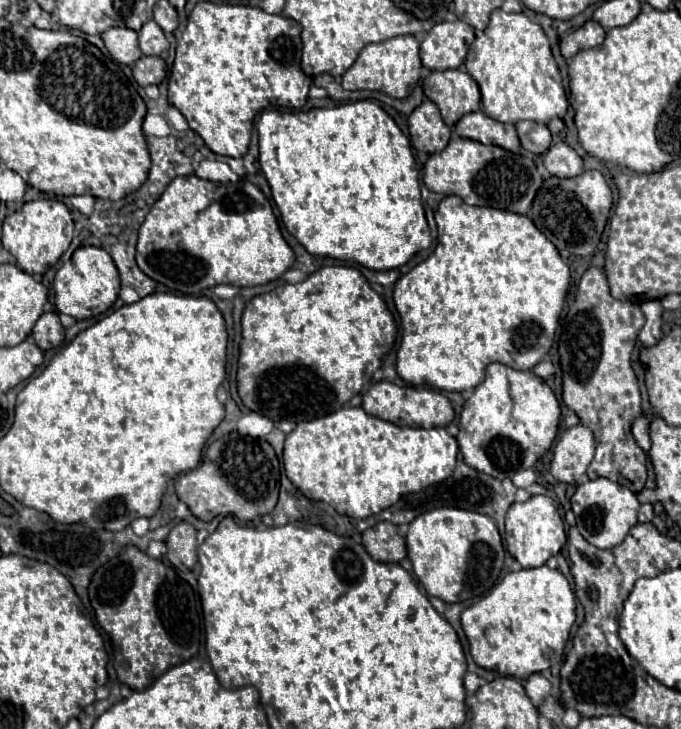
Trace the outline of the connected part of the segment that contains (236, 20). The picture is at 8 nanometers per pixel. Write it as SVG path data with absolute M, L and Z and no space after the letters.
M200 1L190 17L182 39L178 41L176 56L168 85L168 101L188 119L192 131L202 135L206 145L228 157L244 157L250 145L252 123L256 113L266 109L300 109L308 101L312 79L300 69L302 27L284 15L270 15L258 7Z

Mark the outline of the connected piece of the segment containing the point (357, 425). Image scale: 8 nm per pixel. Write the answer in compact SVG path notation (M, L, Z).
M342 407L326 417L302 421L284 443L286 477L308 499L330 503L340 515L354 519L376 515L402 495L448 479L456 457L458 443L446 429L398 427L368 415L362 407Z

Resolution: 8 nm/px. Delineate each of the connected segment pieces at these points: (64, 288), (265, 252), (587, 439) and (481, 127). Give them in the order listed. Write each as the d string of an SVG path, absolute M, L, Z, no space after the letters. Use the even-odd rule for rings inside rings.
M84 245L78 247L72 259L58 269L52 285L56 293L58 313L70 315L74 319L88 319L88 317L98 317L112 307L120 291L120 275L112 257L104 249Z
M196 175L172 179L162 197L146 215L136 247L138 267L150 279L186 295L200 295L204 289L216 287L218 283L230 283L236 287L264 285L282 277L294 265L294 259L294 251L280 233L280 225L270 201L254 183L214 183Z
M578 423L576 427L566 429L554 447L550 465L554 479L562 483L576 483L586 473L594 457L594 447L594 433L586 425Z
M474 111L464 115L456 123L456 131L460 137L468 137L480 141L484 145L498 145L506 151L518 151L520 139L516 127L510 123L498 123L496 119L488 117L482 111Z

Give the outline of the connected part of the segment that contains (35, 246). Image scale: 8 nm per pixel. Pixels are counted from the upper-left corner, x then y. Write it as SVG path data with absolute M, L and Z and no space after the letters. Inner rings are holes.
M42 199L24 203L20 211L16 211L4 221L2 243L4 249L14 255L20 269L34 275L34 273L46 273L46 269L52 267L60 259L60 255L68 249L74 235L75 227L70 217L70 209L62 201Z

